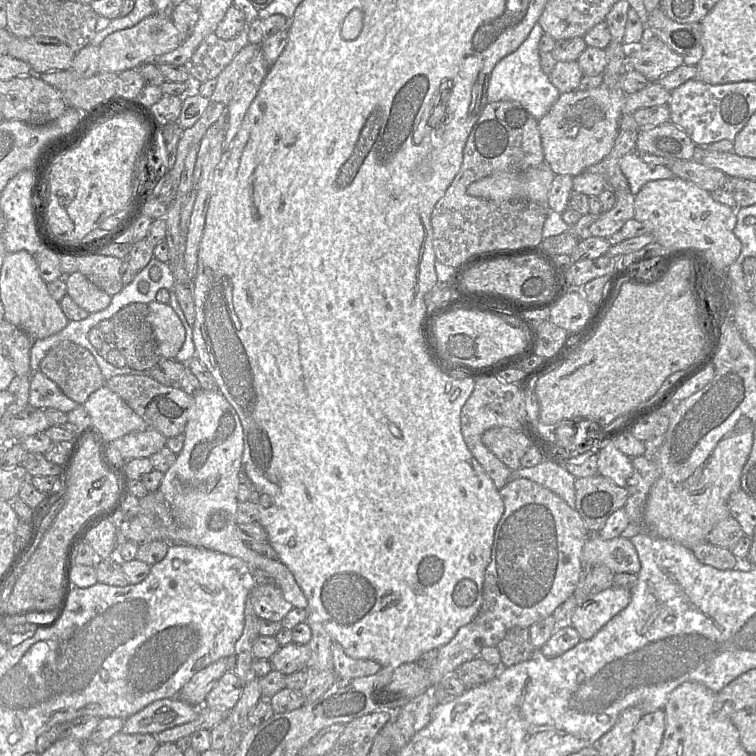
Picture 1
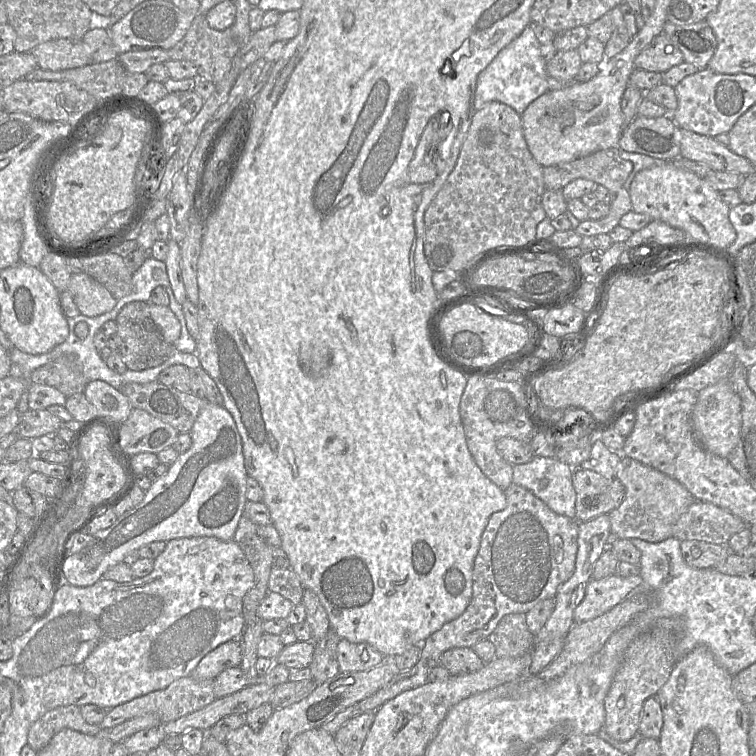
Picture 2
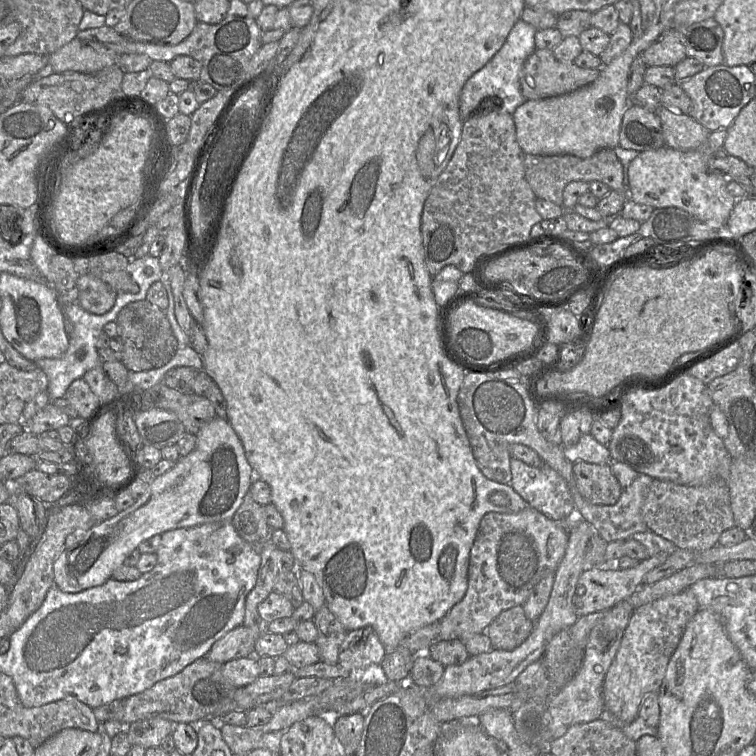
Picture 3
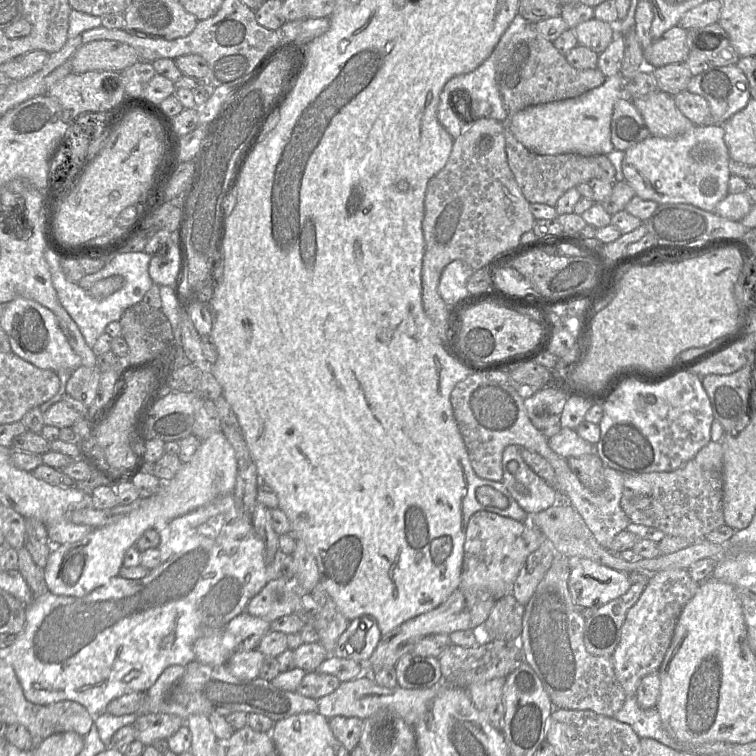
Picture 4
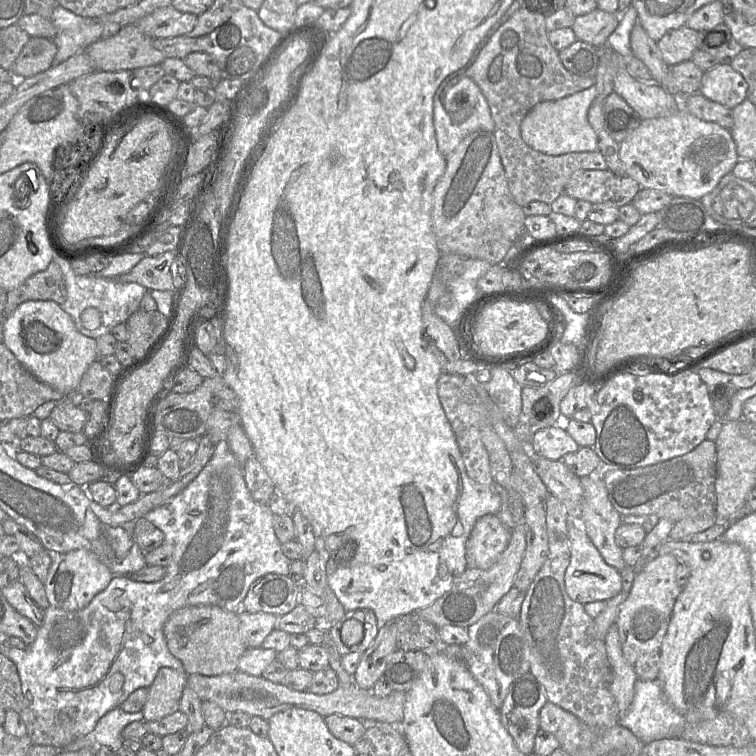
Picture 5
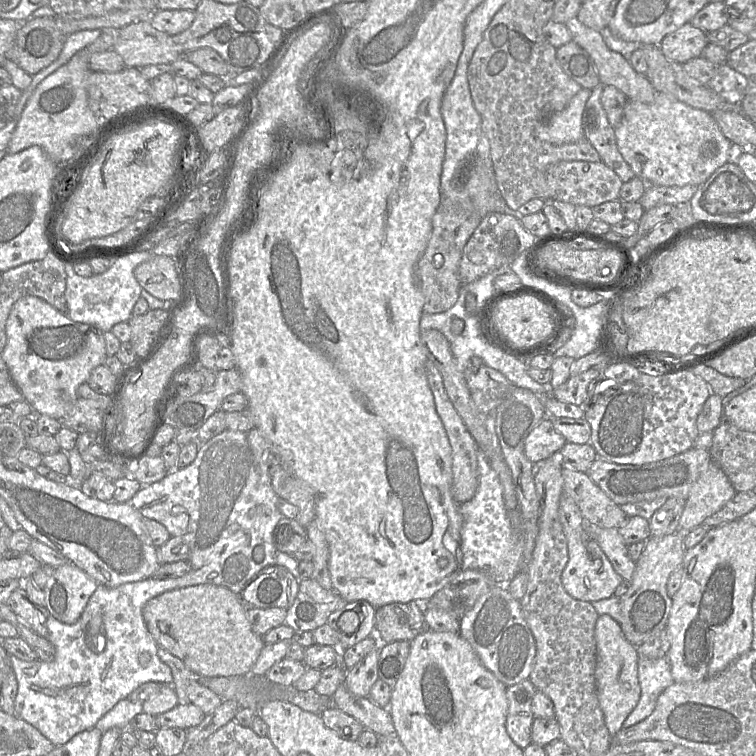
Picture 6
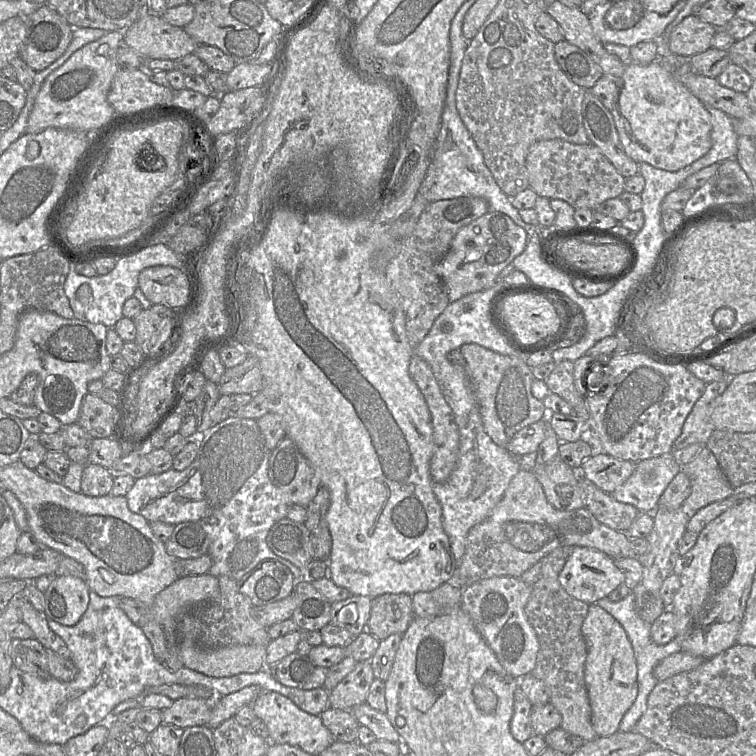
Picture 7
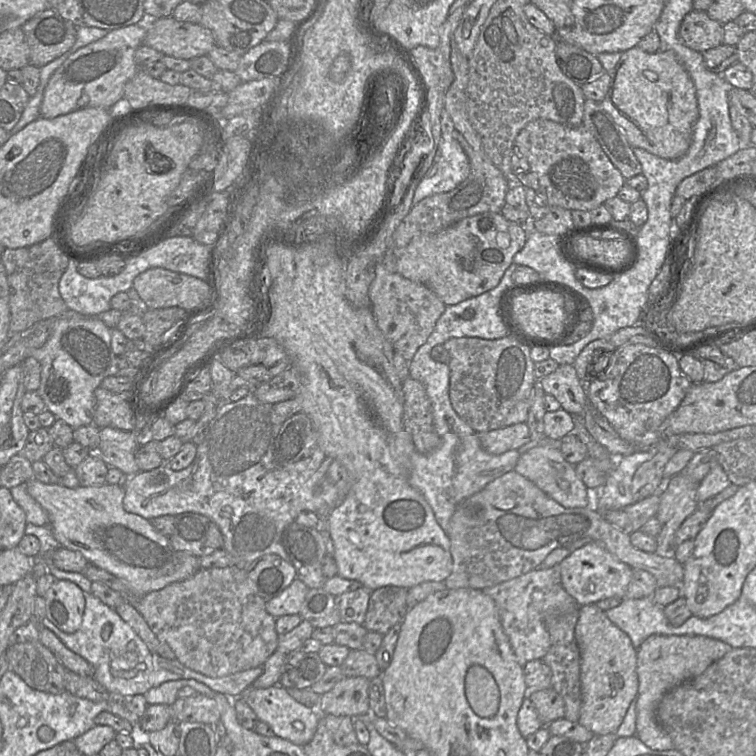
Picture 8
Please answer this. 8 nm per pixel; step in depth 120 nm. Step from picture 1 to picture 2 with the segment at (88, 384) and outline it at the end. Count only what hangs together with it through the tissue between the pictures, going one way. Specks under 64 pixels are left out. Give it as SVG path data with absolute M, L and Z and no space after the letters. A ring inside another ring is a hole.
M75 354L62 355L35 369L29 379L31 383L54 387L66 397L84 393L89 383Z

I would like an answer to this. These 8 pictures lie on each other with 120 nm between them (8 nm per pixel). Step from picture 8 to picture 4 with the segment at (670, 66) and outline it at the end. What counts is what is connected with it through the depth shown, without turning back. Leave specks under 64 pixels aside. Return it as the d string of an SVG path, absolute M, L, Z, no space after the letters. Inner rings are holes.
M695 125L675 137L650 135L625 150L622 170L635 194L660 204L687 203L714 212L728 191L730 156L723 125Z

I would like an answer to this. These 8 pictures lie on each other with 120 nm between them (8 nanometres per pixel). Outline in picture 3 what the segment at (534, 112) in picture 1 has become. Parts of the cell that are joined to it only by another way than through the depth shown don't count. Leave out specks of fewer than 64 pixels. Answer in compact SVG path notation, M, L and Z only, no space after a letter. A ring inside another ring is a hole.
M519 19L510 30L504 44L496 54L484 67L467 79L461 90L459 100L459 112L463 122L477 109L497 105L498 100L489 97L500 97L503 100L506 112L511 115L513 115L517 107L527 100L521 92L520 73L524 62L536 49L535 32L536 29L532 25Z

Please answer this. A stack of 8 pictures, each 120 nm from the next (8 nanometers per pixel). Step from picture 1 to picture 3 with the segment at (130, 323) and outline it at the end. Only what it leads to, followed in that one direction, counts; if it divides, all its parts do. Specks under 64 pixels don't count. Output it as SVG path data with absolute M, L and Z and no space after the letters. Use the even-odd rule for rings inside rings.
M147 300L129 303L121 309L116 319L118 336L123 343L122 363L127 370L148 371L166 365L179 348L165 311Z

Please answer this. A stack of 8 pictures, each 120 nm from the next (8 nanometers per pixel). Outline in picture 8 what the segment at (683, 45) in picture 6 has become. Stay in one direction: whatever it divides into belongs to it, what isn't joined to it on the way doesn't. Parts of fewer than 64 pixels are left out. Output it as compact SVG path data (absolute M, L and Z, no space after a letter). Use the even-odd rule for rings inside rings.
M691 10L684 16L678 35L685 46L702 53L723 43L724 29L706 11Z

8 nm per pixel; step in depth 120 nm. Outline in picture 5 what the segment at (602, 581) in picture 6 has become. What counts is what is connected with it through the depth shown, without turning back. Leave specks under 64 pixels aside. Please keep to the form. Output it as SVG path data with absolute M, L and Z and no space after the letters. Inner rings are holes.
M568 516L567 529L571 556L564 583L568 596L583 605L594 601L608 601L617 596L622 591L621 573L605 562L578 519Z

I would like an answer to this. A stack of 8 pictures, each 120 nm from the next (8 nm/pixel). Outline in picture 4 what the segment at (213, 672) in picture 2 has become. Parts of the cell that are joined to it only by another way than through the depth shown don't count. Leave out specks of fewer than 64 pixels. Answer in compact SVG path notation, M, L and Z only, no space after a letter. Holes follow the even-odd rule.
M244 611L225 626L223 645L234 653L253 650L270 630L268 621Z

